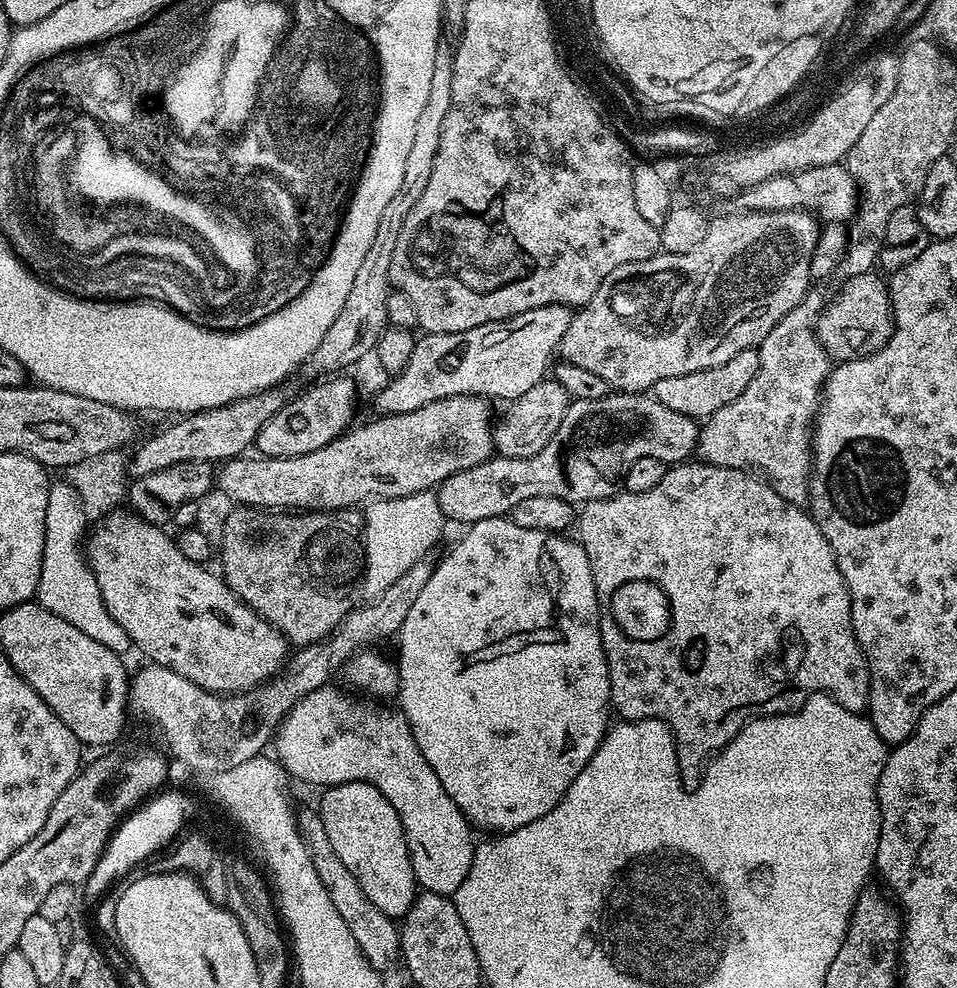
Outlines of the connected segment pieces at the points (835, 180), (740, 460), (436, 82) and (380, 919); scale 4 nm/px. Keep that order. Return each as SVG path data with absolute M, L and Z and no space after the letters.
M843 163L814 166L801 172L787 172L766 182L743 189L739 193L739 207L750 212L777 212L798 208L815 213L824 222L848 222L856 215L858 189L855 178L848 173Z
M809 290L804 301L776 323L758 346L758 374L734 402L726 402L722 410L703 421L696 438L695 455L703 463L751 472L786 502L801 506L808 502L814 421L830 371L828 351L816 337L816 323L825 303L826 296Z
M441 38L434 54L434 78L430 78L430 95L414 126L414 139L410 145L410 154L406 157L402 186L398 186L394 199L384 207L378 230L374 233L374 242L370 242L370 250L350 286L346 306L342 306L338 318L334 320L334 326L330 326L326 338L322 338L318 350L314 350L314 354L308 359L309 369L330 372L326 374L339 373L339 368L348 368L351 364L358 363L367 352L369 355L380 341L380 335L389 327L386 302L390 291L390 258L394 254L394 246L398 246L398 234L402 234L402 222L406 222L406 214L410 214L410 210L414 210L414 202L422 198L430 183L430 173L434 171L434 154L438 154L438 142L442 142L442 122L446 122L446 114L450 110L450 82L454 78L453 51L453 45Z
M315 807L299 809L296 826L300 829L300 836L310 850L314 870L318 870L318 878L322 878L322 886L326 886L326 894L330 894L330 902L334 902L334 910L338 910L350 934L354 934L354 942L358 942L366 962L370 962L370 966L377 970L385 970L384 968L390 967L395 960L397 963L400 956L400 930L397 921L391 916L382 914L382 910L378 910L378 906L374 906L374 902L366 898L366 890L358 886L358 878L354 878L354 874L350 874L342 858L338 858L326 834L326 826L322 826L319 811Z

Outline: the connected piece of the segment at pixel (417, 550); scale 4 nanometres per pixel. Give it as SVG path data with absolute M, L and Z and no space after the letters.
M432 490L399 496L393 500L373 499L367 508L368 513L362 516L362 585L368 598L377 598L393 586L406 570L428 556L427 552L439 542L440 531L446 527L446 521L438 506L435 491Z

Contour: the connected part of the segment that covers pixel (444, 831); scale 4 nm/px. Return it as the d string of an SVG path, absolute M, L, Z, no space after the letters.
M325 686L306 694L285 714L274 737L275 759L291 779L293 776L308 784L331 786L355 780L373 784L388 799L390 806L394 806L402 822L417 885L425 892L452 896L458 886L462 886L476 853L477 841L472 840L473 825L468 823L462 810L458 810L450 794L442 790L442 782L438 782L438 774L430 770L430 762L422 758L422 750L418 750L418 742L403 712L395 707L383 708L380 705L383 703L356 694L347 696L332 687Z

